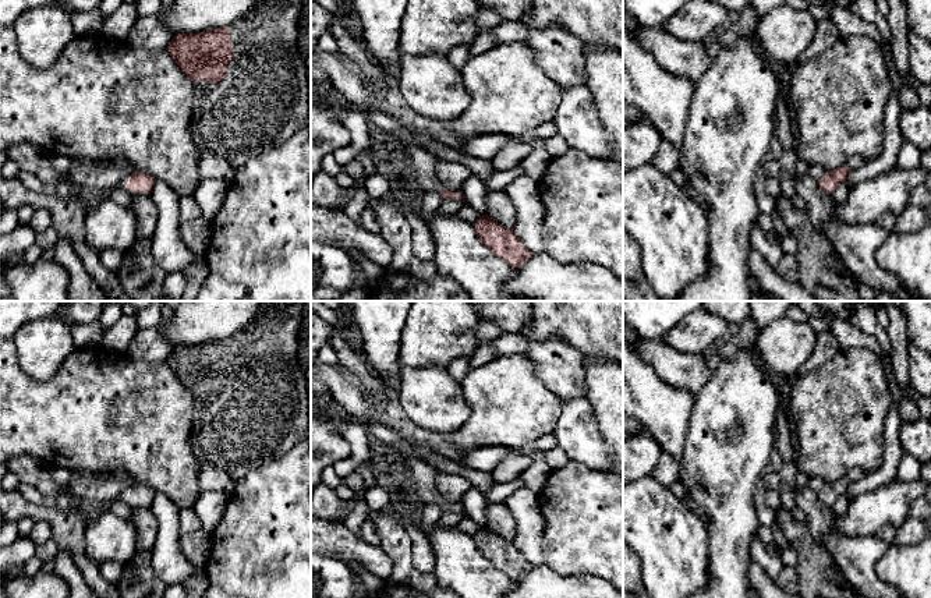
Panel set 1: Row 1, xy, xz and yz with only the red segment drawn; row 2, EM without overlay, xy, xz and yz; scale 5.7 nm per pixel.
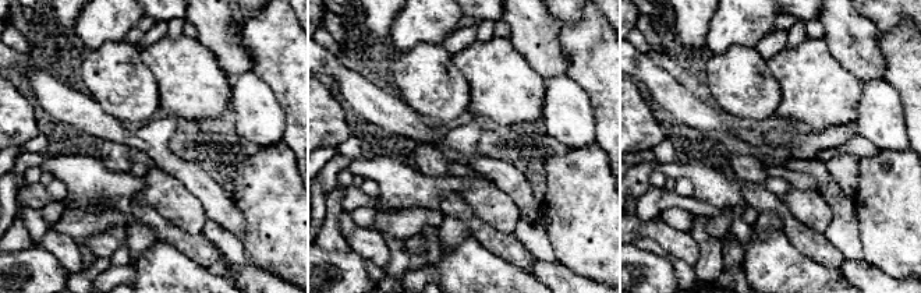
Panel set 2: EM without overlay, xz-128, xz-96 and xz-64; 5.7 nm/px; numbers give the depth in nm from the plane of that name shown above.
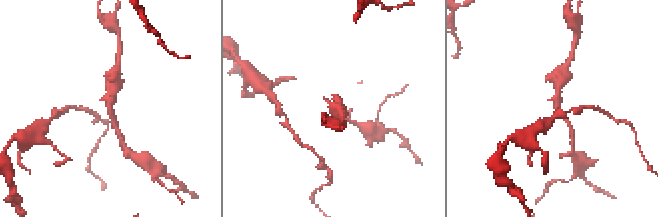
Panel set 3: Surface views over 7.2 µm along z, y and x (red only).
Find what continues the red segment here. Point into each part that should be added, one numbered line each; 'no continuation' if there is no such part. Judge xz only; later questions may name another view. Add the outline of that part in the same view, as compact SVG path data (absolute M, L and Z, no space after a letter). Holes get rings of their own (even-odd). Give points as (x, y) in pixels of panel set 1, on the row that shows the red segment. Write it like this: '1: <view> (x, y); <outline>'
1: xz (422, 163); M386 132L383 135L393 137L407 152L411 160L411 180L414 184L424 191L436 191L440 192L445 185L438 180L435 174L435 162L436 158L426 152L421 145L407 142L400 139L393 132Z

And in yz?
no continuation

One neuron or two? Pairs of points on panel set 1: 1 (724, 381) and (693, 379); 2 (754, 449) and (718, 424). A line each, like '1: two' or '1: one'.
1: two
2: one

